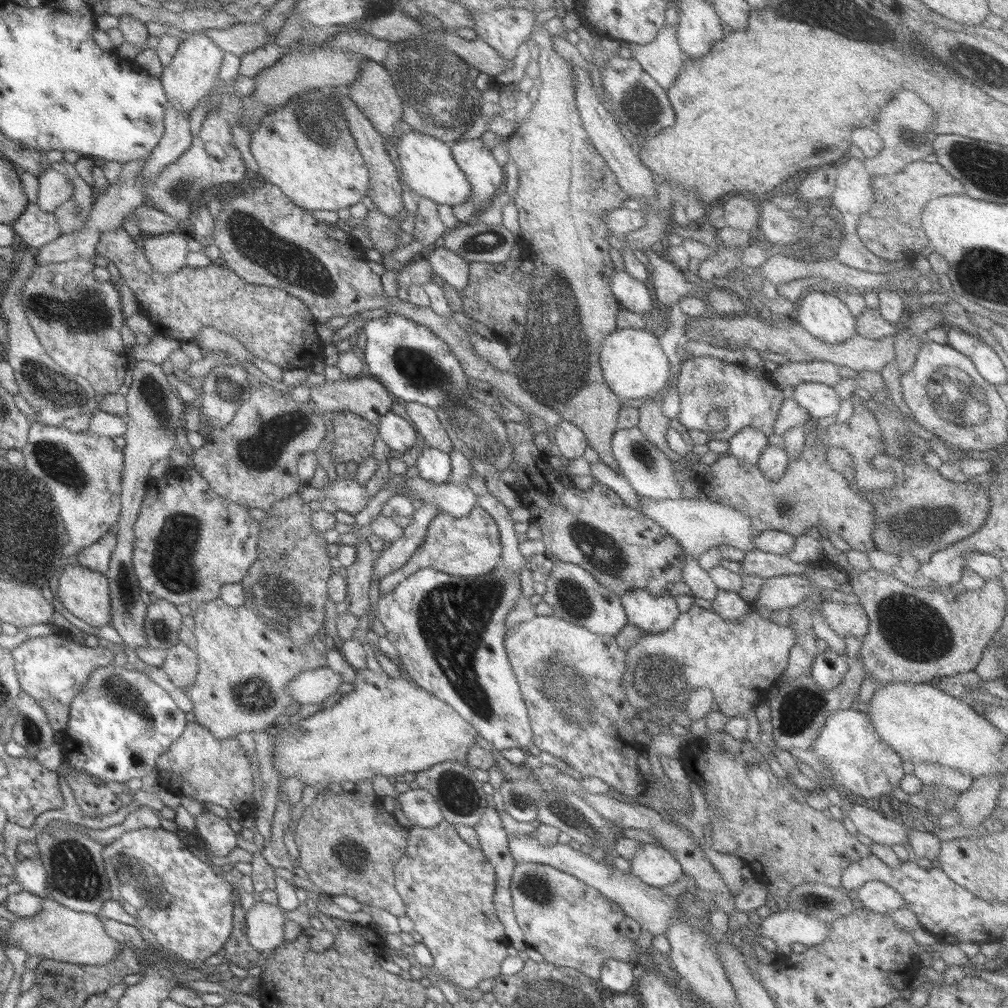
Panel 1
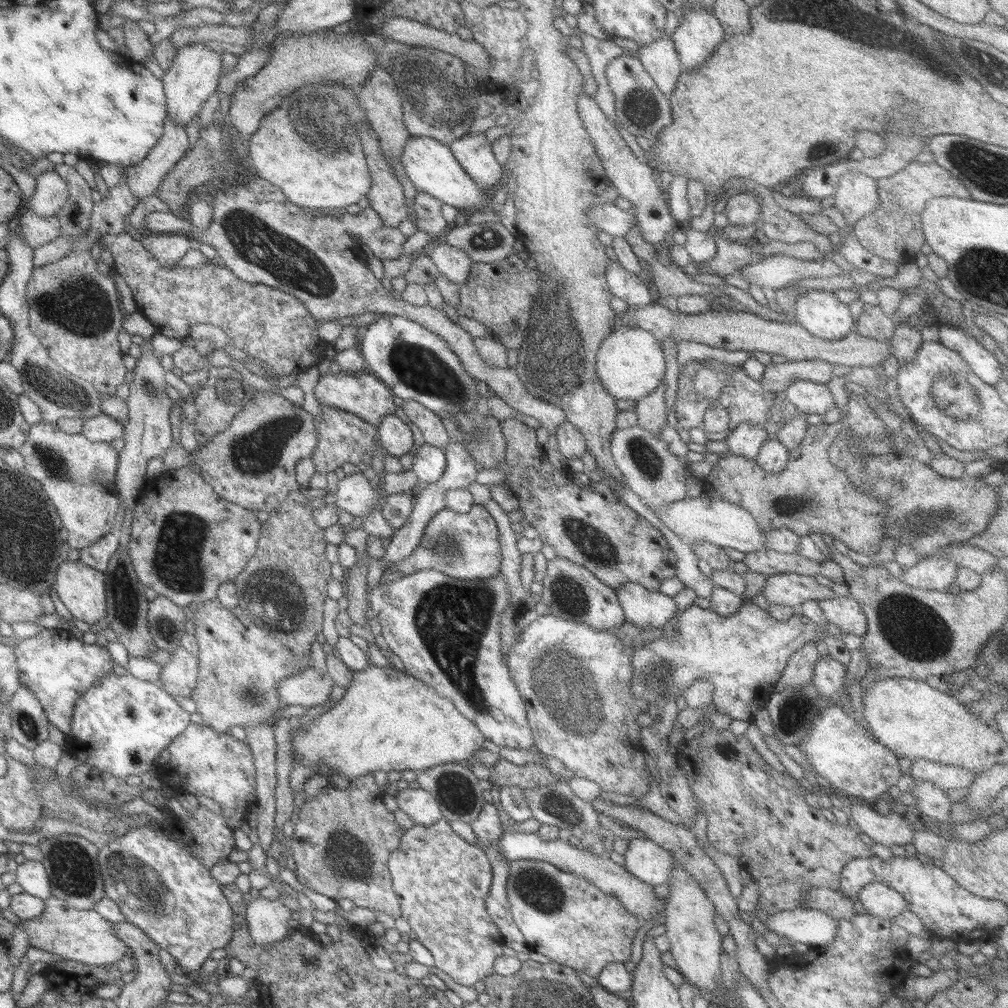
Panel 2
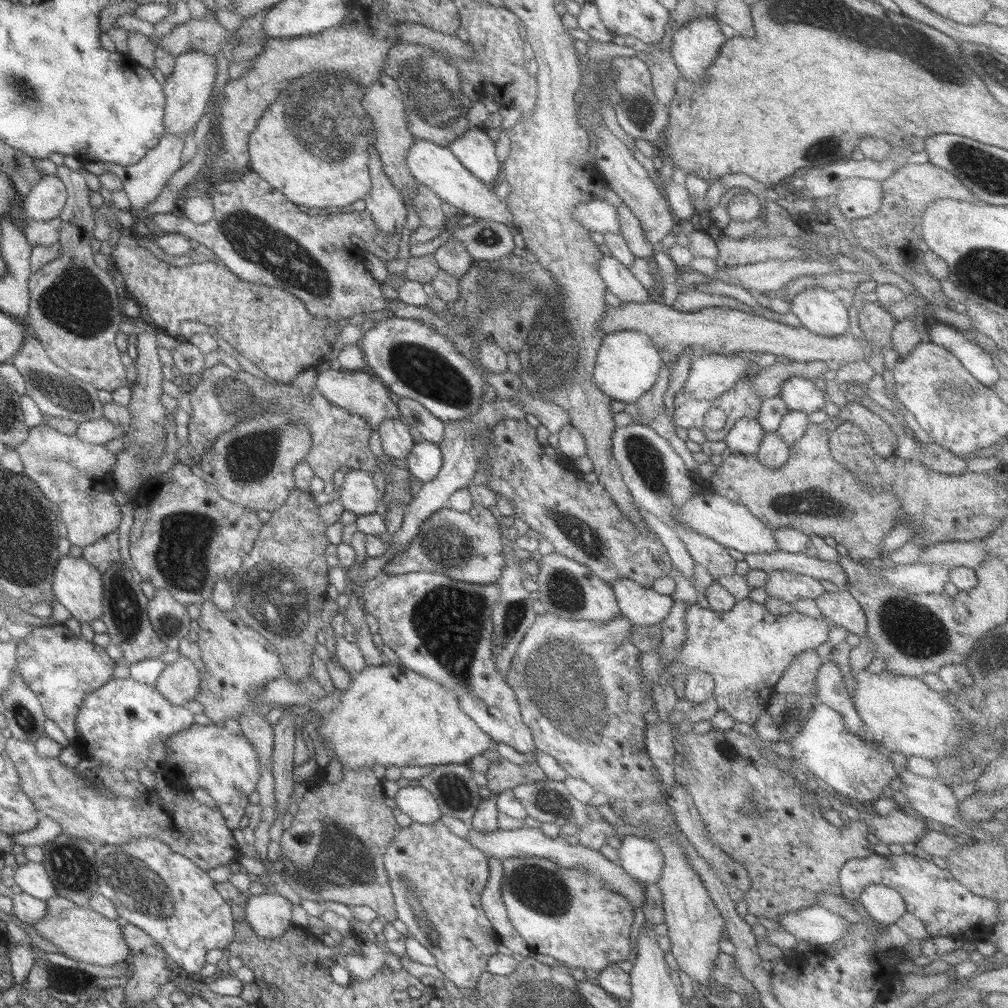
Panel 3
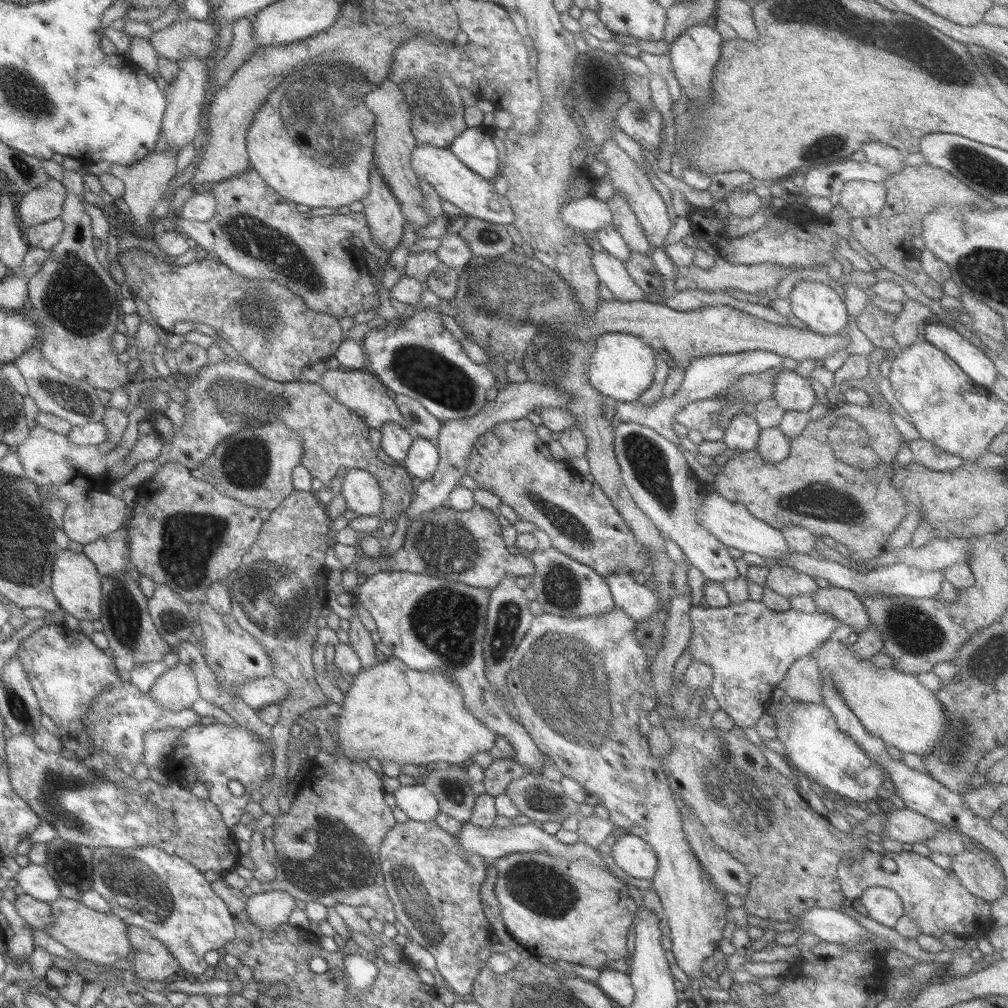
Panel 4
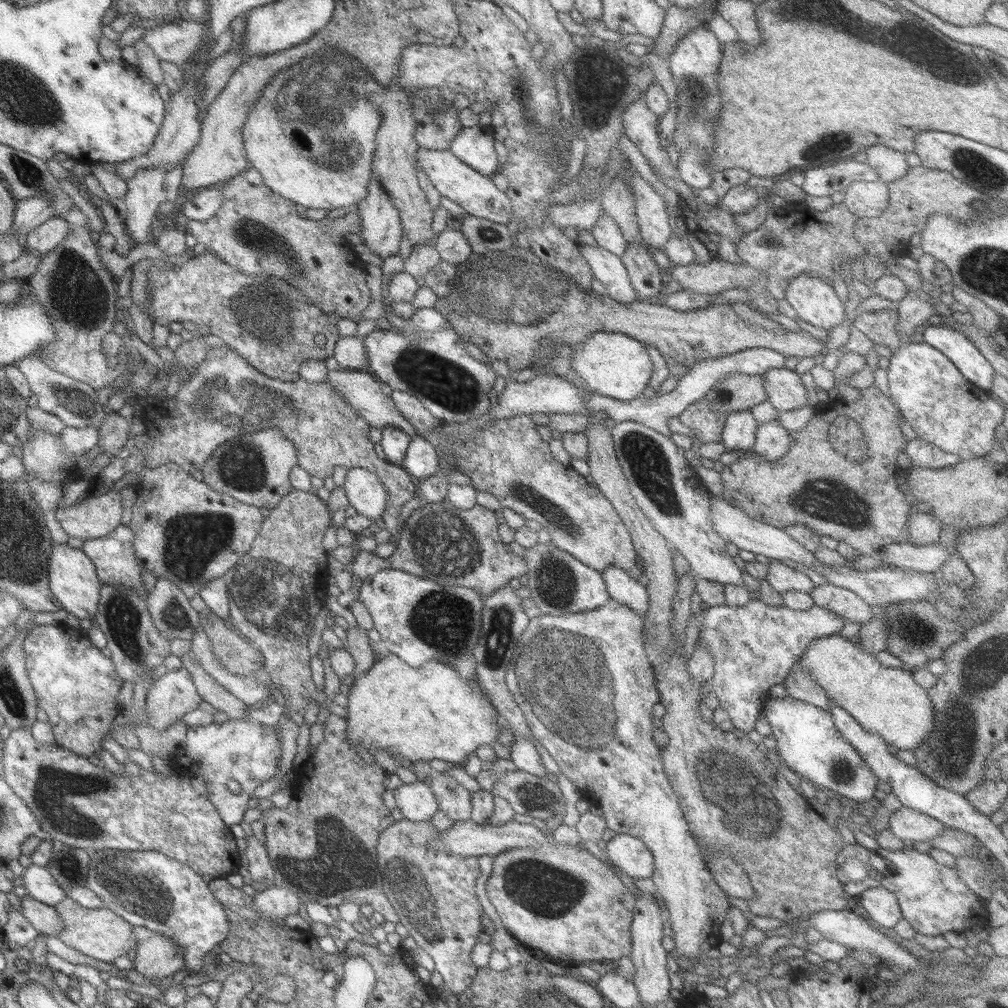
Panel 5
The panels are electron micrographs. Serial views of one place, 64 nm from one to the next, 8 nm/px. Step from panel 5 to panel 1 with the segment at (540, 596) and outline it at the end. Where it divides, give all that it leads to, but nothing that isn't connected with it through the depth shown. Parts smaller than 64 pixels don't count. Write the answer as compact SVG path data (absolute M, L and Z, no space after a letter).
M556 560L544 585L542 600L551 608L551 614L573 626L583 627L597 636L613 637L628 623L620 597L605 589L576 564Z

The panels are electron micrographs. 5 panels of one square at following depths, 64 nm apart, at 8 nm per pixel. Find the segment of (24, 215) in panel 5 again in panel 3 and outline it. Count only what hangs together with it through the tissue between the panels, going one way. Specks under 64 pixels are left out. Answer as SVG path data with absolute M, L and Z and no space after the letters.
M43 175L31 185L21 202L25 219L47 221L56 218L66 202L63 183L54 175Z

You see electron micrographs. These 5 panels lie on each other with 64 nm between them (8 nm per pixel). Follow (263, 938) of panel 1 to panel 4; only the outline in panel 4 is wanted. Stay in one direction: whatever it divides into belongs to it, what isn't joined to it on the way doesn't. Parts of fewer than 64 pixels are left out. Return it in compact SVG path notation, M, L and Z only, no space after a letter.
M275 889L263 893L247 893L245 902L249 921L261 931L273 931L273 928L287 922L295 908L295 899L289 893Z

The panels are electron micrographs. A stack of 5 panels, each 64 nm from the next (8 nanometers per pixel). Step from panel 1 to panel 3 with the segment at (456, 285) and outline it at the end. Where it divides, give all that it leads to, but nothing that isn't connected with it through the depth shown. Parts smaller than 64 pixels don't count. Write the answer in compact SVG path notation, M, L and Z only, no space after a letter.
M451 239L445 244L441 244L432 256L439 270L458 279L470 268L470 264L473 262L464 246Z

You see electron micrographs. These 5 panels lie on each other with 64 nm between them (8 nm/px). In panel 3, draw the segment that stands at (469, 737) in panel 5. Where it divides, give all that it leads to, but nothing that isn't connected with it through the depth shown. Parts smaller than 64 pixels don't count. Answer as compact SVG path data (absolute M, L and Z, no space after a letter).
M391 663L379 665L379 666L367 666L365 665L360 672L350 676L350 683L347 690L341 692L340 701L336 704L336 707L331 710L327 717L323 720L317 721L316 726L321 725L321 728L317 730L319 741L323 737L323 741L329 746L329 749L335 753L337 760L342 765L342 769L345 770L358 770L359 768L370 768L372 765L379 765L381 767L403 767L403 766L433 766L440 765L462 765L466 764L473 756L481 755L488 750L489 744L491 744L490 737L485 735L474 723L469 719L457 705L455 695L449 690L442 688L437 682L428 680L415 672L410 672L408 668L403 665L395 665Z

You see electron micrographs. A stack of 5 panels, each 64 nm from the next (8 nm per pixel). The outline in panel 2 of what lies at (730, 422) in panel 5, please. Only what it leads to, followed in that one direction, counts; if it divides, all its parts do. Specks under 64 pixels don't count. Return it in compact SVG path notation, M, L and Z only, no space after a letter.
M743 421L737 423L737 426L729 431L729 435L723 441L732 456L751 460L757 456L759 447L766 438L766 430L763 427Z

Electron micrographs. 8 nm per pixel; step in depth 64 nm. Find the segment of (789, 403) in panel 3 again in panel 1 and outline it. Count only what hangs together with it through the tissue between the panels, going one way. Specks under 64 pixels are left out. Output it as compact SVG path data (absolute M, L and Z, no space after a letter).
M810 382L795 385L791 399L815 420L835 416L841 402L832 387Z

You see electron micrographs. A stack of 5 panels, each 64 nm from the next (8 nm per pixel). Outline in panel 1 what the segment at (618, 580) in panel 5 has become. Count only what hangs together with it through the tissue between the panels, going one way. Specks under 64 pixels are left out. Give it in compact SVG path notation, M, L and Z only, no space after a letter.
M631 589L619 597L627 622L647 634L663 632L679 613L669 595L655 596L643 589Z

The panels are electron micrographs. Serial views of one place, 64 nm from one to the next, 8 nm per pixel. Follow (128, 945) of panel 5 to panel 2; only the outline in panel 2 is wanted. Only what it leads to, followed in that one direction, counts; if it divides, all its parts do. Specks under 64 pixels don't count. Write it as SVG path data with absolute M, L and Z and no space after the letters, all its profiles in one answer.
M48 896L44 900L43 910L37 918L20 920L17 928L27 934L29 947L39 948L53 953L60 961L71 961L95 967L105 967L120 960L129 952L125 943L113 933L112 923L101 918L93 909L77 910L69 907L65 901Z

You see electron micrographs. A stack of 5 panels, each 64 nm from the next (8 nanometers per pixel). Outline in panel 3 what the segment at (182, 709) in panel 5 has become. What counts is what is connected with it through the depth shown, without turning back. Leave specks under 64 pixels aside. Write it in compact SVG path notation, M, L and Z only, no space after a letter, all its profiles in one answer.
M178 656L173 662L165 665L153 688L169 705L183 707L185 703L194 700L199 686L199 676L191 660Z

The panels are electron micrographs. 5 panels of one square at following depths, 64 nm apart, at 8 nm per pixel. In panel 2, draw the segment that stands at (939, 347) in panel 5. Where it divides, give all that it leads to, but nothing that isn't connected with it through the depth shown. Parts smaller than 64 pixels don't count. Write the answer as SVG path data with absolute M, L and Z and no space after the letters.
M939 325L937 327L937 336L939 337L937 343L955 352L961 359L965 360L969 370L981 382L993 386L997 381L1005 378L1006 371L999 362L974 339L971 340L969 334L961 332L957 328Z

